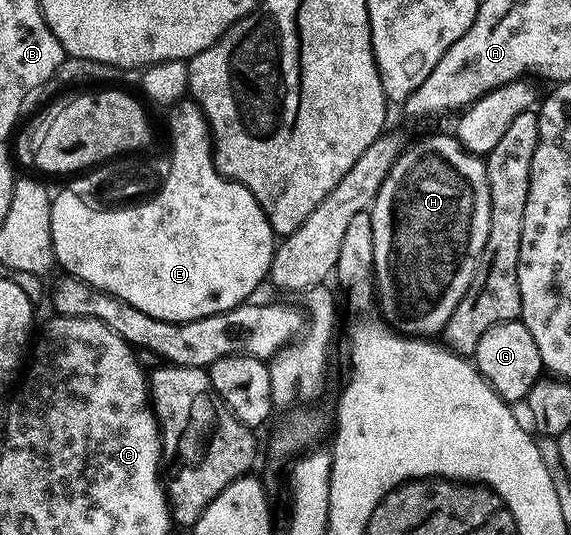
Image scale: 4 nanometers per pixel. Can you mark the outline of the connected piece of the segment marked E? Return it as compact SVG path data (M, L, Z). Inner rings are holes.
M180 101L170 108L165 131L175 131L175 171L171 171L171 179L167 179L167 191L151 207L139 207L139 211L119 211L119 215L99 215L96 211L87 211L75 195L62 195L59 190L54 192L51 201L51 245L54 251L54 262L68 275L76 275L81 281L85 281L90 287L96 287L99 291L105 291L108 295L115 296L122 303L133 305L133 309L141 309L141 313L149 313L149 317L169 321L170 323L188 323L201 317L216 315L222 311L228 311L234 307L248 302L251 295L268 278L271 270L271 259L275 255L277 236L271 230L269 221L261 209L259 202L233 179L227 179L219 174L213 158L213 144L211 141L211 127L207 124L207 118L198 103L194 101Z

